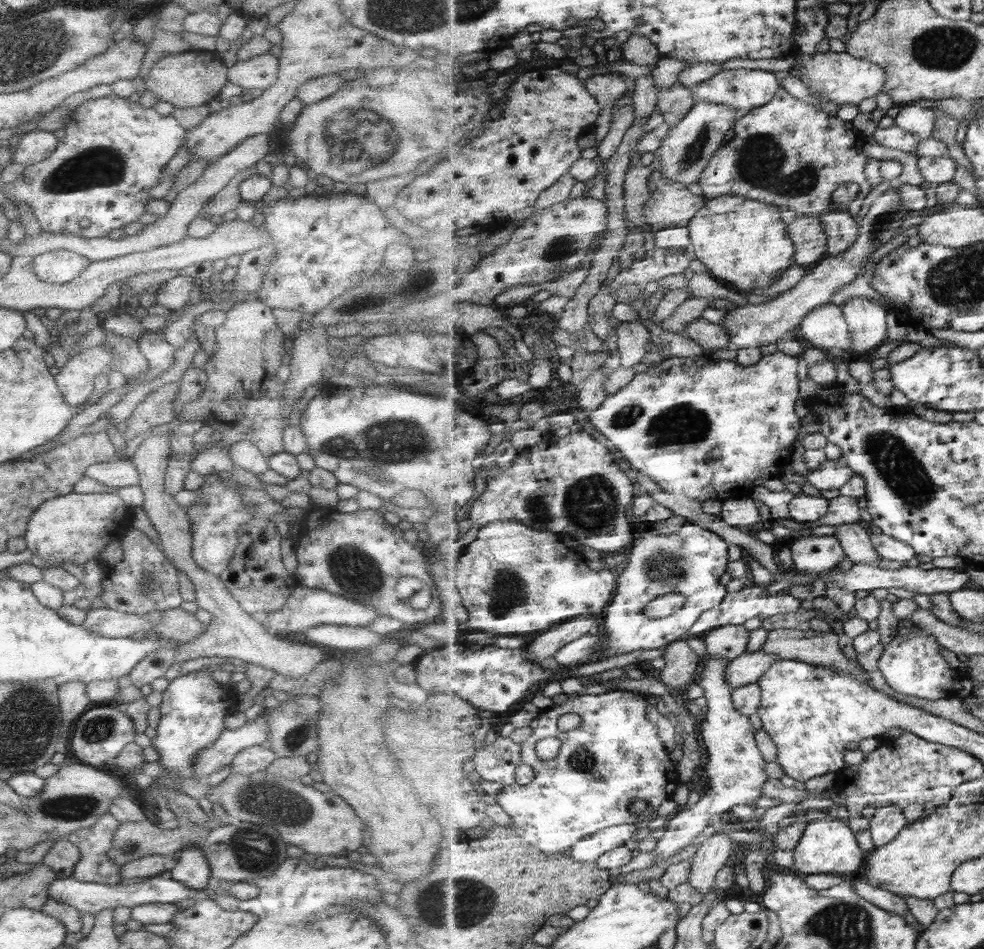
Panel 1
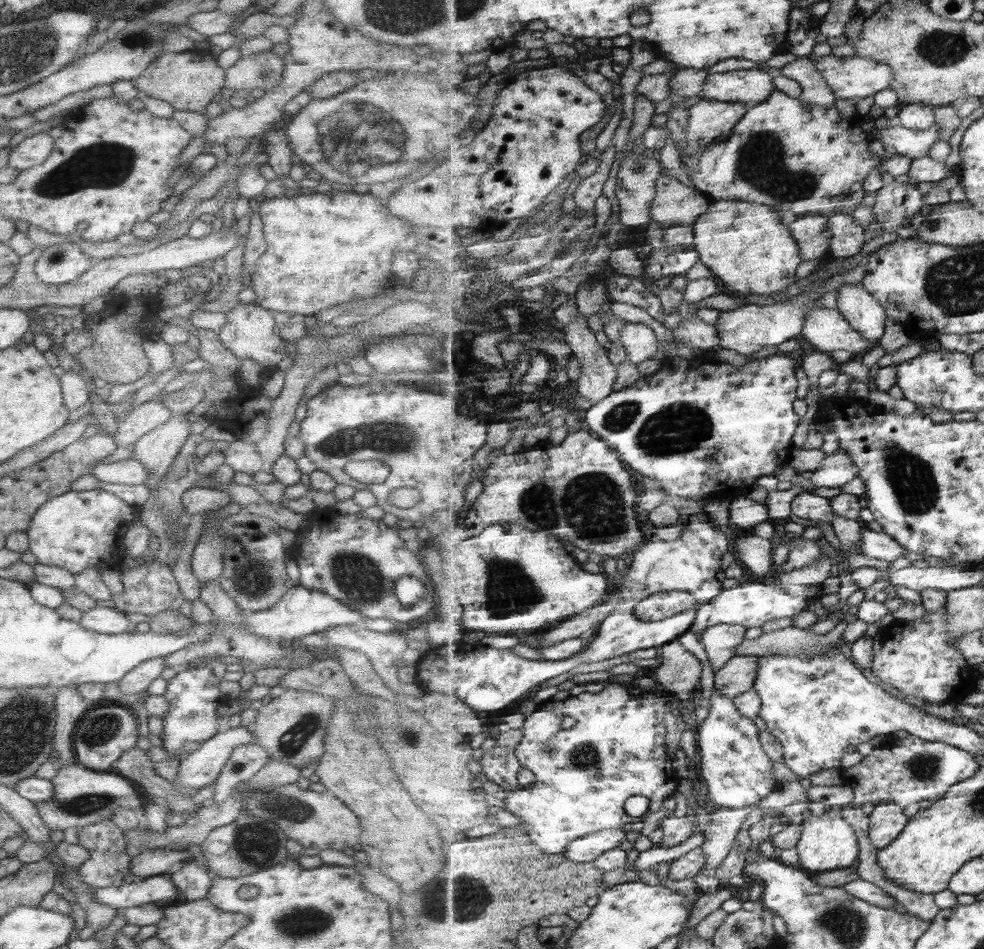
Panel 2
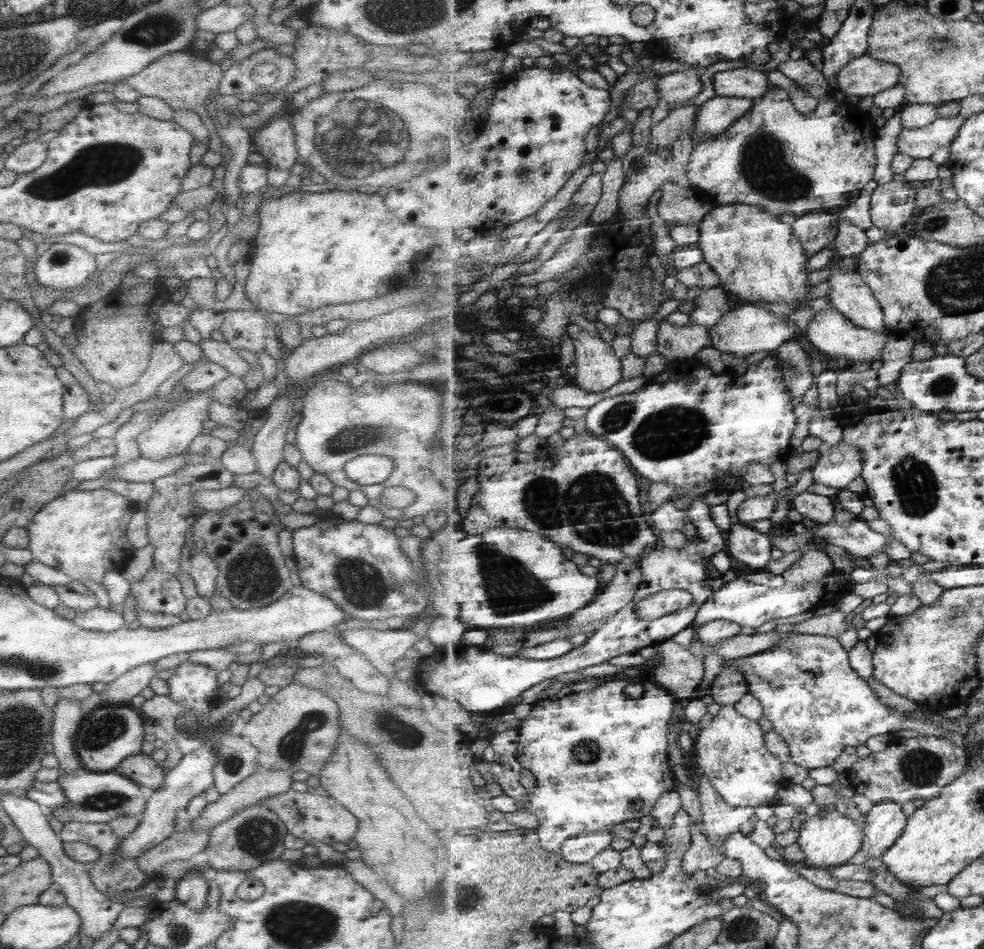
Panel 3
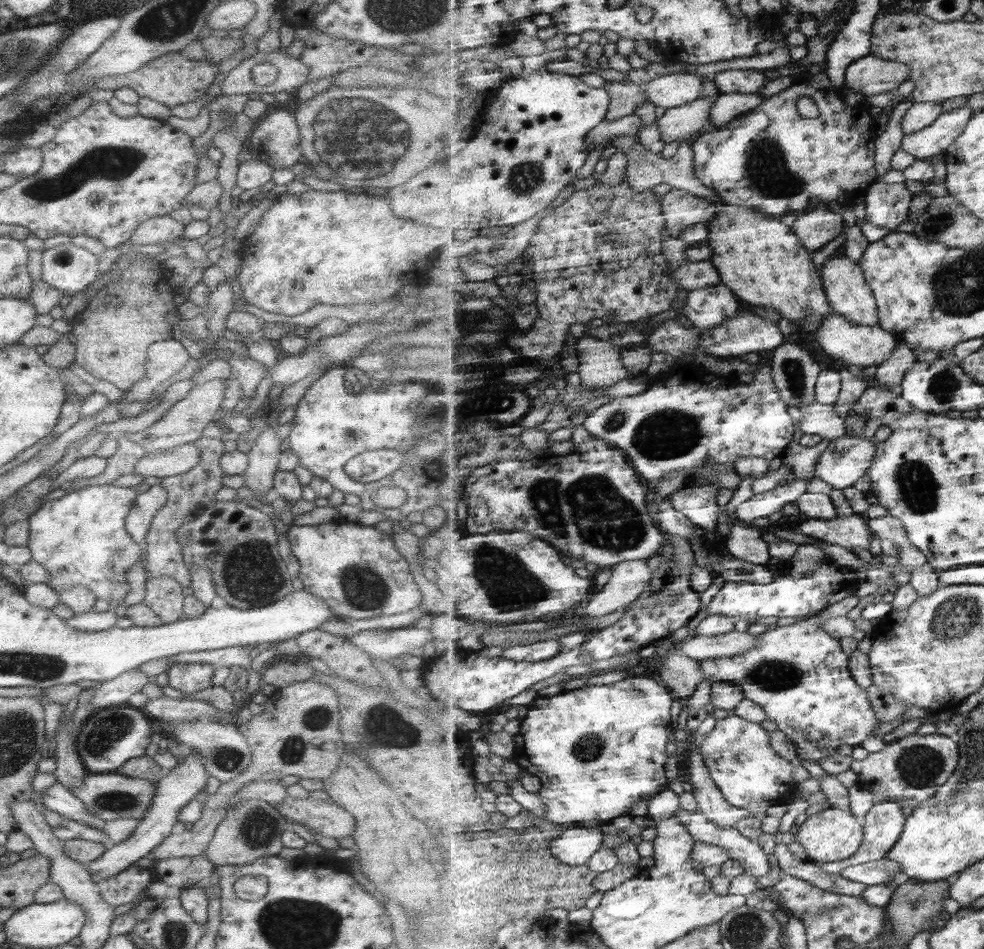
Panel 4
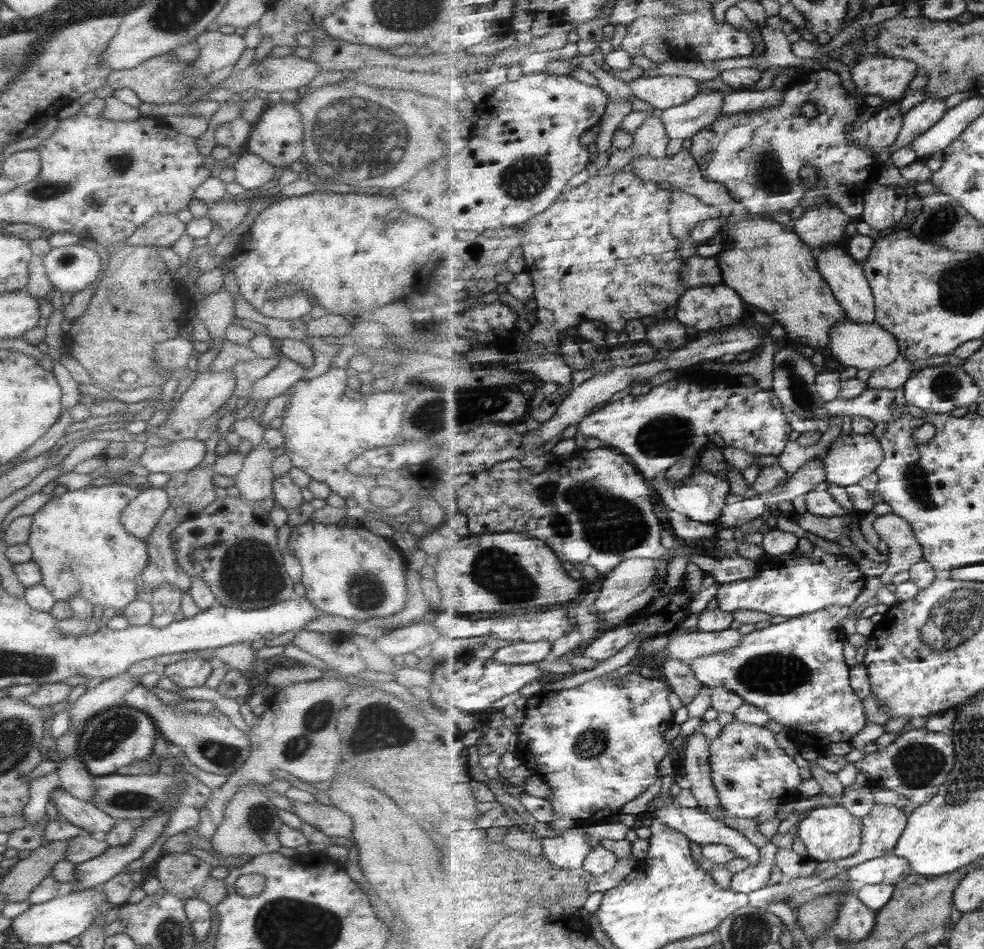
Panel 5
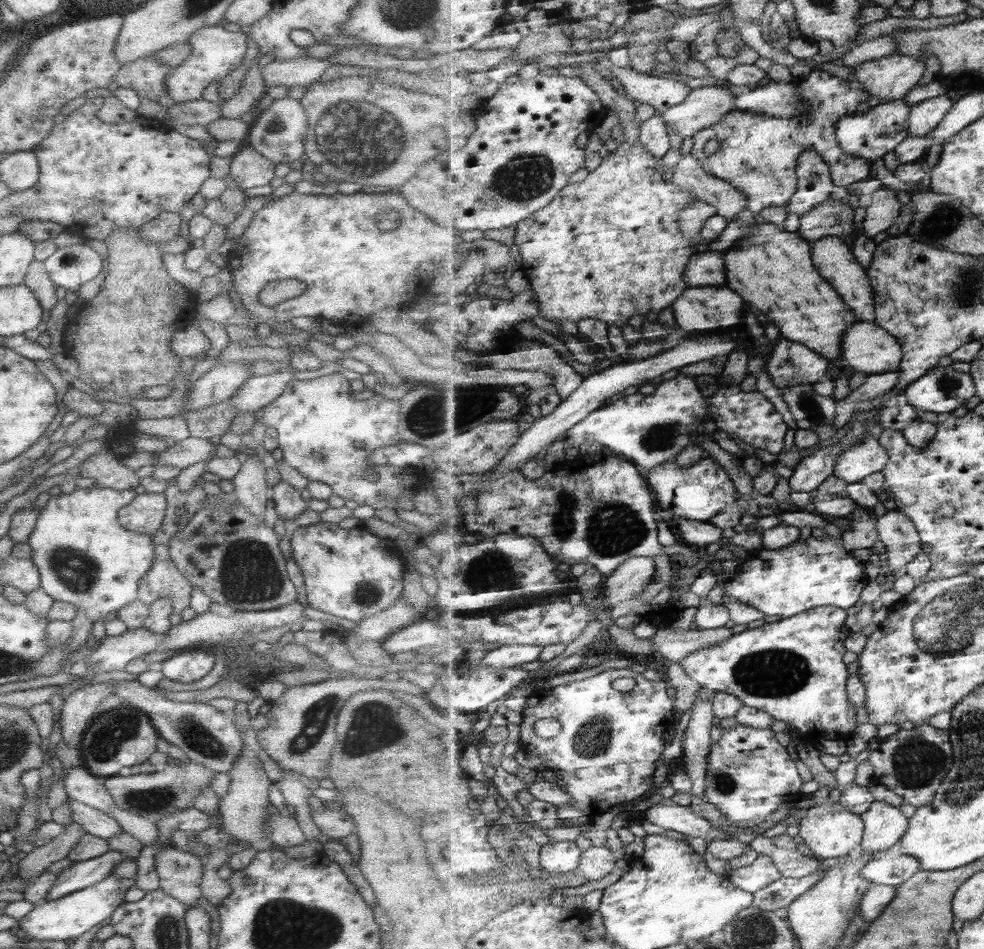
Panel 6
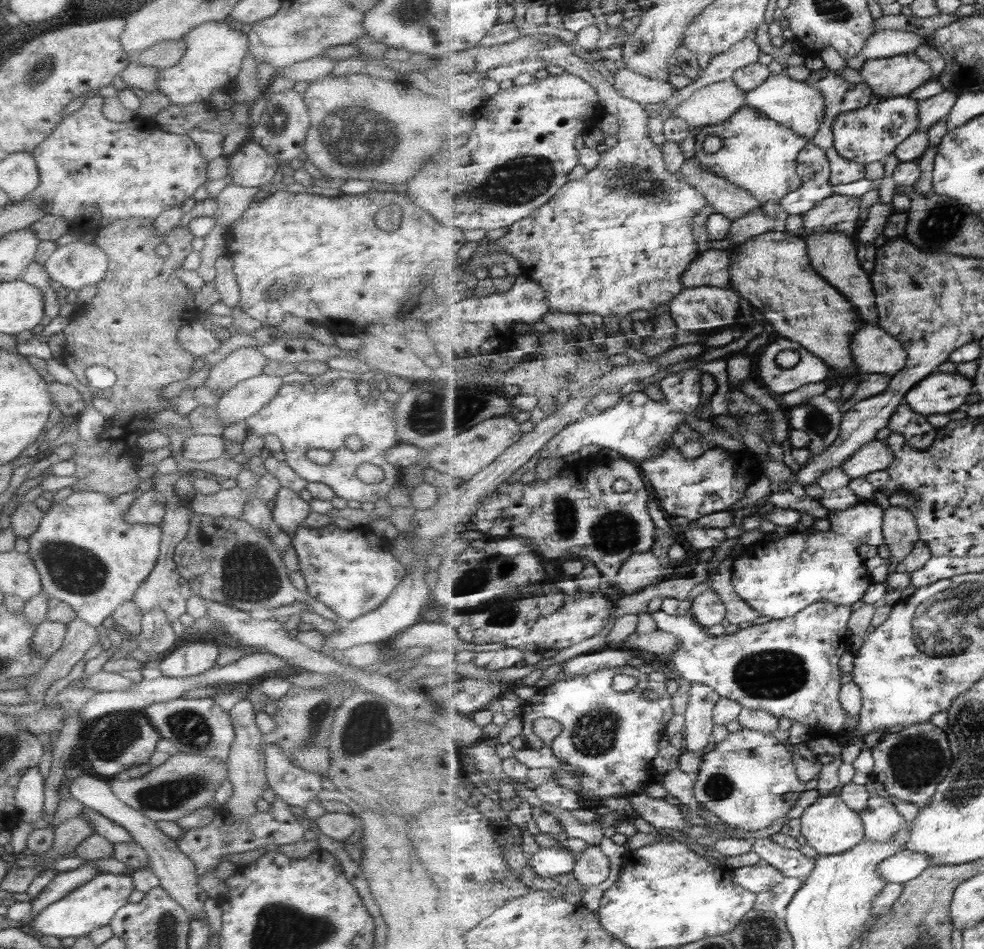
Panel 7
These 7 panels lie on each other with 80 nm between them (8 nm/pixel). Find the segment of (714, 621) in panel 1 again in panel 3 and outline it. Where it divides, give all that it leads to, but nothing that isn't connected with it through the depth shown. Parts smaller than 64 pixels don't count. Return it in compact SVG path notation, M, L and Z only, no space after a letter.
M834 572L832 575L811 582L785 583L783 588L766 587L742 578L733 579L717 589L714 595L701 606L695 620L695 629L701 628L713 620L729 620L740 626L756 629L765 622L780 622L789 616L812 612L819 607L831 605L841 596L847 595L849 593L847 589L849 577Z

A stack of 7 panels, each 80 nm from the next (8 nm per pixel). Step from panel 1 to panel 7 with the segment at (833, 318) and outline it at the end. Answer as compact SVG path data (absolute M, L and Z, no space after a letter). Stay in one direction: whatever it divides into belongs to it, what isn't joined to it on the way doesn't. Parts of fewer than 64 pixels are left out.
M866 323L852 339L852 356L863 372L895 376L907 366L906 345L881 325Z

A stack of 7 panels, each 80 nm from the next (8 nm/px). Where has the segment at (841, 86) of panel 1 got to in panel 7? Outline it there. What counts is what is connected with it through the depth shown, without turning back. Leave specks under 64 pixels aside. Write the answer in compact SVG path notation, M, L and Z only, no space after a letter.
M916 53L869 59L860 73L863 82L874 89L880 99L910 96L933 76L929 62L921 60Z

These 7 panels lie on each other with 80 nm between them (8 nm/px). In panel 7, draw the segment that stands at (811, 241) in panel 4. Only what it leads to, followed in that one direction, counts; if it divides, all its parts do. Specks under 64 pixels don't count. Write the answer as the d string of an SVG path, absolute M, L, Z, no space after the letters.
M839 194L827 198L802 217L802 226L806 235L819 232L843 232L854 236L861 228L860 200L853 196Z

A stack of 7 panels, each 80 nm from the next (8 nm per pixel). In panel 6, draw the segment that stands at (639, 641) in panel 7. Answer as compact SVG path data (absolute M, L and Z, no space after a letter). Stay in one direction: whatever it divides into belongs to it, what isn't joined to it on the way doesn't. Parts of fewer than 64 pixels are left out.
M694 627L691 631L669 628L656 629L654 635L650 638L654 651L660 653L663 657L672 662L683 662L689 654L709 648L715 644L721 644L735 634L731 628L719 628L715 630L703 630Z

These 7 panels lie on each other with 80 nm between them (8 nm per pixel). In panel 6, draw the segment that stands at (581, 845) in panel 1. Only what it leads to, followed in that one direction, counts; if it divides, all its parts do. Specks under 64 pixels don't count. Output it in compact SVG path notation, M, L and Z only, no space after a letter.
M552 841L542 846L540 863L547 872L569 872L577 870L582 852L575 841Z

